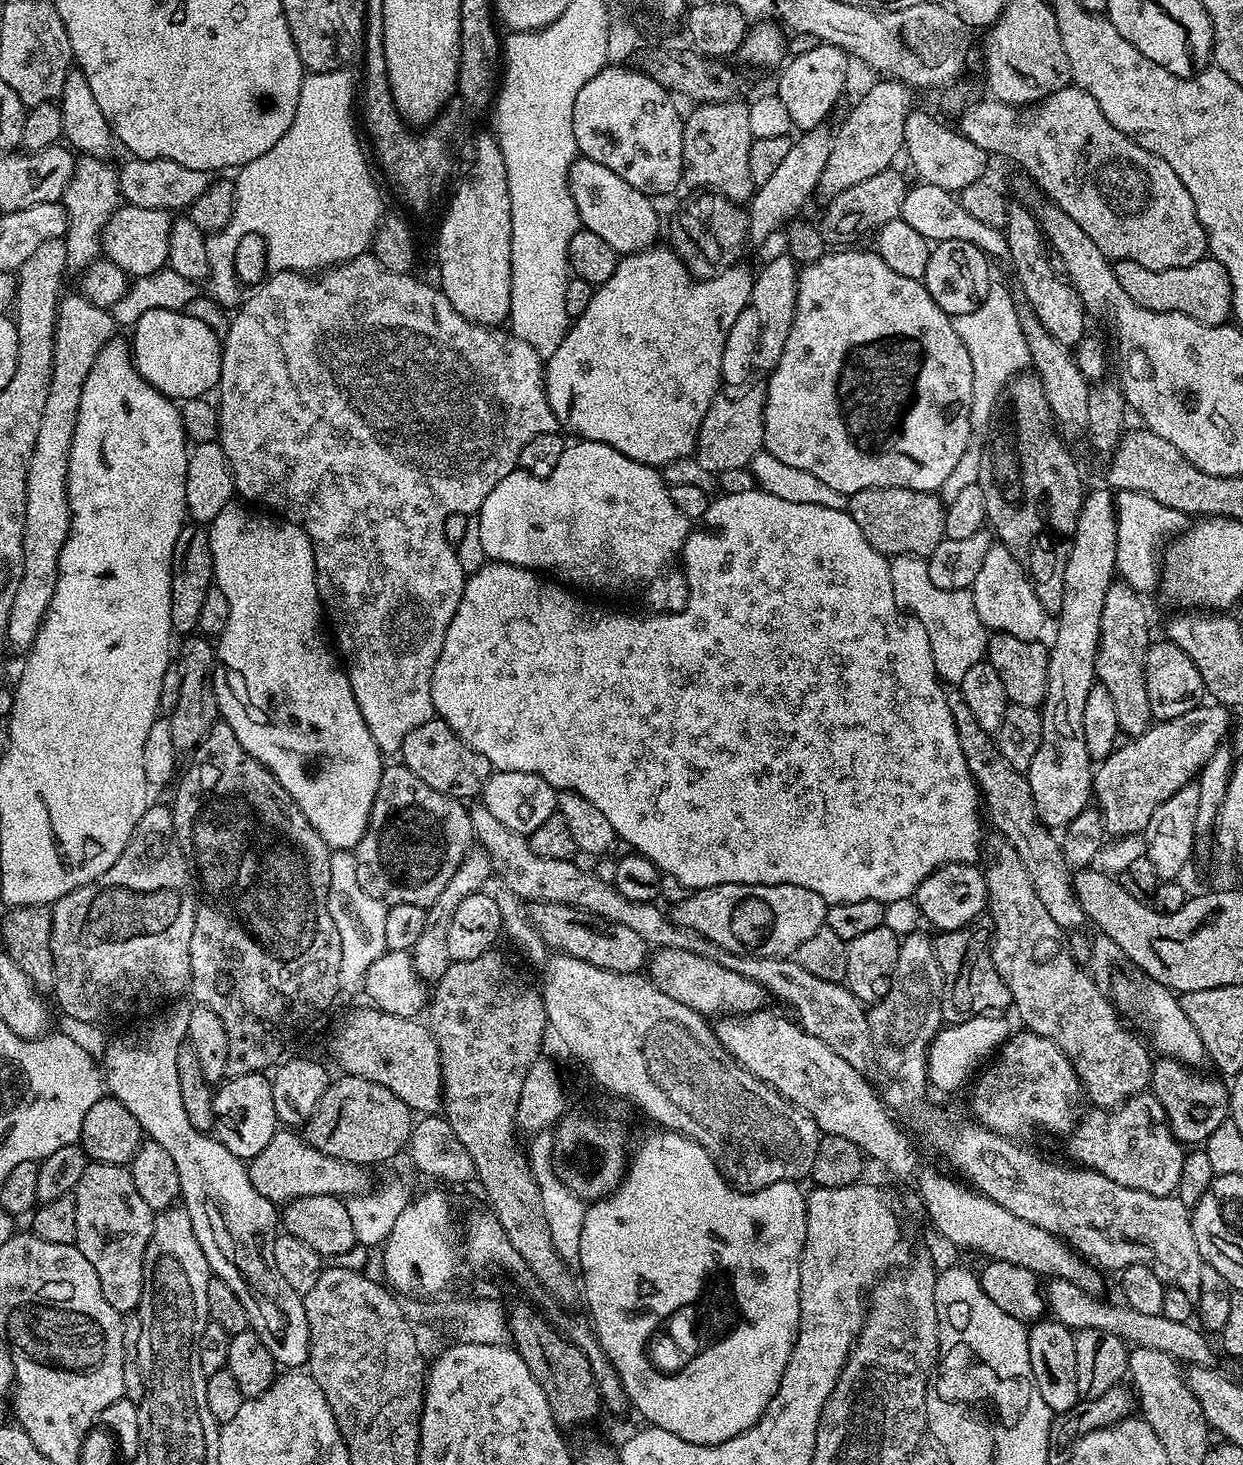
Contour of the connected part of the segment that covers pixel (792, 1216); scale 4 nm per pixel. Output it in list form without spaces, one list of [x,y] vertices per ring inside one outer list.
[[[656,1130],[653,1136],[648,1136],[640,1144],[640,1149],[633,1151],[630,1156],[630,1163],[625,1171],[624,1179],[621,1180],[616,1191],[611,1192],[609,1196],[605,1196],[603,1200],[597,1200],[587,1205],[584,1213],[584,1221],[582,1222],[582,1234],[578,1237],[580,1244],[580,1272],[578,1268],[578,1276],[582,1281],[582,1300],[588,1303],[587,1315],[590,1317],[592,1331],[596,1333],[596,1341],[600,1343],[600,1348],[604,1355],[614,1366],[614,1370],[618,1370],[620,1381],[624,1387],[624,1393],[628,1395],[628,1403],[634,1409],[637,1408],[642,1415],[645,1416],[647,1423],[653,1428],[661,1428],[662,1430],[670,1430],[670,1434],[678,1434],[678,1438],[686,1438],[686,1442],[694,1442],[695,1444],[721,1444],[730,1438],[734,1438],[738,1433],[750,1430],[750,1426],[754,1426],[758,1422],[758,1418],[766,1410],[766,1406],[770,1406],[770,1398],[774,1398],[774,1394],[778,1394],[778,1386],[782,1382],[782,1374],[788,1365],[788,1359],[792,1353],[792,1347],[796,1341],[798,1334],[798,1326],[800,1325],[800,1259],[802,1258],[802,1250],[804,1249],[804,1239],[806,1238],[806,1222],[808,1221],[808,1209],[806,1207],[806,1196],[802,1191],[801,1185],[790,1180],[779,1180],[773,1184],[768,1184],[761,1188],[758,1192],[746,1192],[725,1180],[724,1176],[716,1169],[716,1161],[700,1145],[699,1140],[693,1140],[691,1136],[685,1136],[683,1132],[674,1132],[671,1130]]]

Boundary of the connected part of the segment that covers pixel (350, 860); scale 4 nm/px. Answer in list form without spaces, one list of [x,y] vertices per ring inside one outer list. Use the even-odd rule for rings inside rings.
[[[336,850],[330,858],[330,886],[328,887],[328,909],[334,926],[338,926],[338,938],[342,938],[342,966],[340,987],[359,989],[368,976],[370,966],[388,951],[386,946],[386,914],[389,905],[370,898],[362,886],[358,886],[356,854],[352,850]]]

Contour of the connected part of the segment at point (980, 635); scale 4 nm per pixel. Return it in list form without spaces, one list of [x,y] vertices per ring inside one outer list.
[[[919,556],[891,557],[888,561],[888,569],[890,570],[890,586],[894,586],[894,594],[898,597],[899,603],[915,616],[918,622],[922,622],[926,630],[926,638],[930,638],[930,654],[934,658],[937,676],[945,685],[959,686],[962,678],[966,678],[966,674],[970,671],[970,666],[981,663],[988,651],[990,632],[985,628],[982,618],[978,618],[978,610],[974,610],[974,598],[971,591],[967,588],[942,590],[934,586],[934,582],[930,580],[927,563]]]

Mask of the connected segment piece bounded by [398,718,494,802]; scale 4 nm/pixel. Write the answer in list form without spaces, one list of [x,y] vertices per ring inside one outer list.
[[[433,718],[418,726],[418,730],[410,730],[406,734],[406,742],[402,742],[398,753],[399,759],[434,790],[452,796],[455,800],[468,802],[471,796],[479,797],[484,789],[484,784],[493,774],[492,763],[478,750],[466,746],[454,730],[444,720]]]

